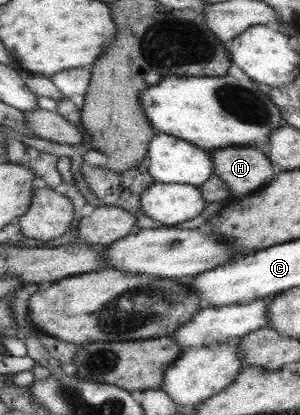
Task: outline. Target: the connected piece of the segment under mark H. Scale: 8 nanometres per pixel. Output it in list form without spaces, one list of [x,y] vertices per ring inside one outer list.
[[[227,147],[206,152],[213,161],[213,174],[227,185],[232,198],[255,194],[275,176],[271,160],[263,149]]]

